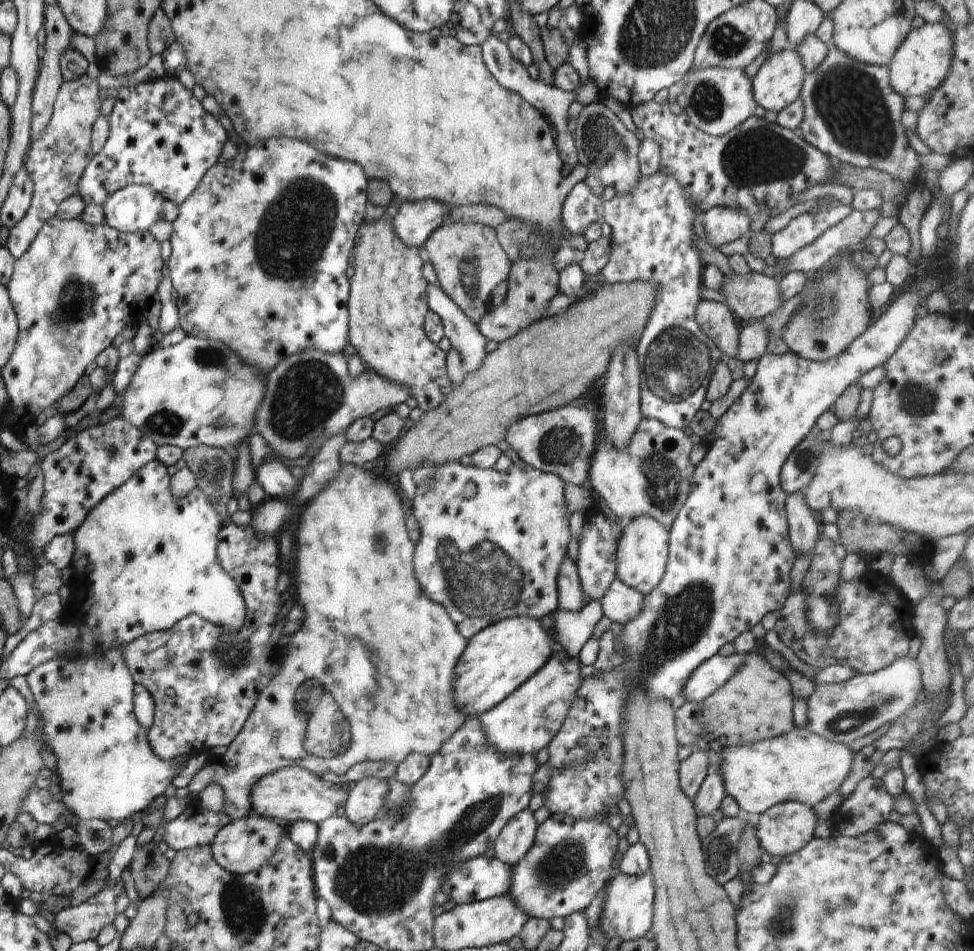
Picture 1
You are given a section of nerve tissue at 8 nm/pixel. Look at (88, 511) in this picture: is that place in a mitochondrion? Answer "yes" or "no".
no

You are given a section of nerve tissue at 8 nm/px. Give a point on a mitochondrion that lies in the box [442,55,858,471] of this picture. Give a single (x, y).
(677, 363)

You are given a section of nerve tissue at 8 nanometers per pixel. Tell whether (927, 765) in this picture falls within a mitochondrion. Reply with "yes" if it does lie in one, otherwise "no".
no

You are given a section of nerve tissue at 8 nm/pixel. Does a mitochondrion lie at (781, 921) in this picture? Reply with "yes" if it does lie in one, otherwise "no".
yes

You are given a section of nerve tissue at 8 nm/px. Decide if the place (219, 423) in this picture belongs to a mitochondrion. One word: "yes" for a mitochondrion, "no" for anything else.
yes

